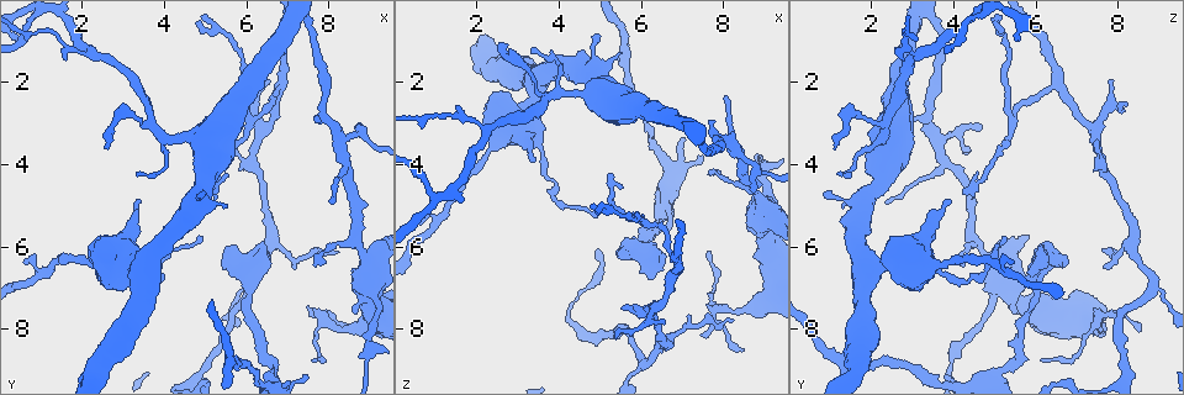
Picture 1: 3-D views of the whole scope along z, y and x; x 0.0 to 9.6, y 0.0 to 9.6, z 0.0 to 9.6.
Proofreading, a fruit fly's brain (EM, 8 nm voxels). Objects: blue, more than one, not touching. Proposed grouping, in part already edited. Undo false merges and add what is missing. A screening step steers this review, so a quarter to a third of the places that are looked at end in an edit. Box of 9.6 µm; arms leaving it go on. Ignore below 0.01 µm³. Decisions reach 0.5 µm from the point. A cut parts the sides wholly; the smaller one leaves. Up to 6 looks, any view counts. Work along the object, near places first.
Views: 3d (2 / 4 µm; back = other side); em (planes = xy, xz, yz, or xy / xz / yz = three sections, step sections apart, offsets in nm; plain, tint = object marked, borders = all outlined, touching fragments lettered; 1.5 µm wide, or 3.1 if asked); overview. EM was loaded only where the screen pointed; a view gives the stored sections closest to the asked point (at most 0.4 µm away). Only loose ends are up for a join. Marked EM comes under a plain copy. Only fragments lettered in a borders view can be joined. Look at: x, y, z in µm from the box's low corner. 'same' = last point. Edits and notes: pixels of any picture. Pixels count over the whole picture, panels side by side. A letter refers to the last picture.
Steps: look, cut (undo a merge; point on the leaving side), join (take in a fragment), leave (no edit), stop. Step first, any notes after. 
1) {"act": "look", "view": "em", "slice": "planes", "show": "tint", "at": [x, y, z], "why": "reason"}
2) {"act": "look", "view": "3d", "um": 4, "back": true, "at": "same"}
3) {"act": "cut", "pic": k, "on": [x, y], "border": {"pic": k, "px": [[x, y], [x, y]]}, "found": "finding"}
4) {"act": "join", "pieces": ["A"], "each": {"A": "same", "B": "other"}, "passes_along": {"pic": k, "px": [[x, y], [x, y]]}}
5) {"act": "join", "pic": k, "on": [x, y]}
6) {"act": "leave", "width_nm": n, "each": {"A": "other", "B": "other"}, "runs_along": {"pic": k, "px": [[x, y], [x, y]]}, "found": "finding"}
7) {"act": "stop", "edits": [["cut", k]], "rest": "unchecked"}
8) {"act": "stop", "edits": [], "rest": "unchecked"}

{"act": "look", "view": "em", "slice": "planes", "show": "borders", "at": [5.50, 5.00, 1.35], "why": "thick end"}

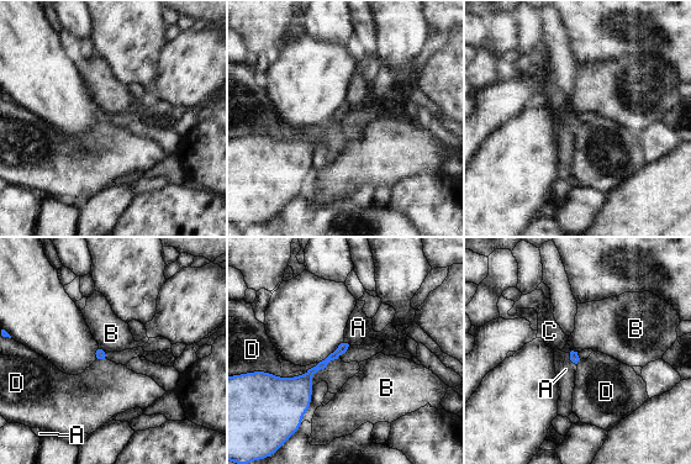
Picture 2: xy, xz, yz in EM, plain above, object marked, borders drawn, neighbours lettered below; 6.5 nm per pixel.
{"act": "leave", "each": {"A": "other", "B": "other", "C": "other", "D": "other"}, "runs_along": {"pic": 2, "px": [[344, 346], [301, 384], [299, 412]]}, "found": "no lettered fragment goes on from it"}

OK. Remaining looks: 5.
{"act": "look", "view": "3d", "um": 4, "at": [6.20, 6.40, 6.80], "why": "free end"}

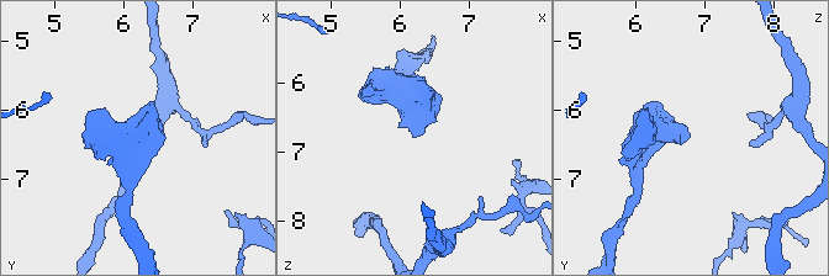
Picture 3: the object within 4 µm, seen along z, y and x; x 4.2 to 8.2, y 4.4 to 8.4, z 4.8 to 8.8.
{"act": "look", "view": "em", "slice": "xy", "step": 8, "show": "borders", "at": [6.20, 6.35, 6.80]}

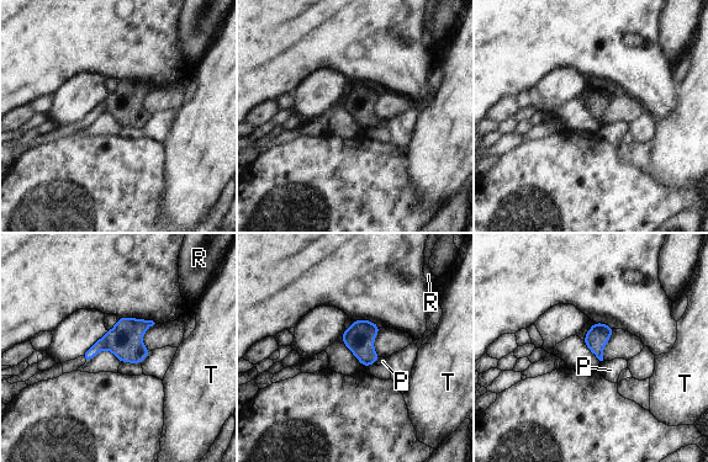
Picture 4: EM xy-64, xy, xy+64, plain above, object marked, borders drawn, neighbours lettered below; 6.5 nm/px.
{"act": "look", "view": "em", "slice": "planes", "show": "borders", "at": "same", "why": "cut it another way"}

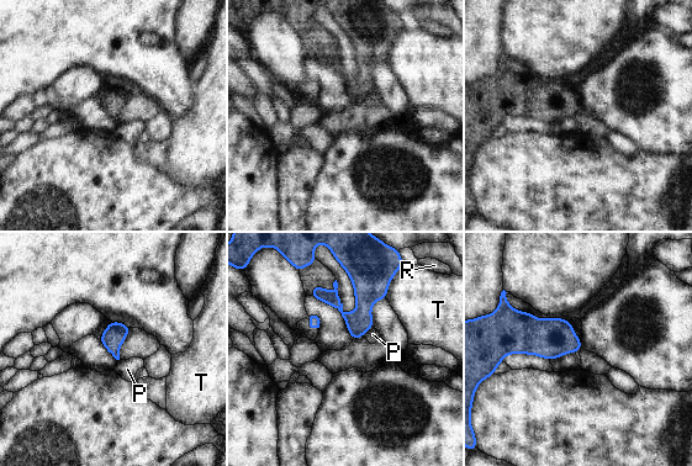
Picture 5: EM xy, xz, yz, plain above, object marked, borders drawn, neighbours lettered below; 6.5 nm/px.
{"act": "leave", "each": {"P": "other", "R": "other", "T": "other"}, "border": {"pic": 5, "px": [[373, 327], [362, 335]]}, "found": "none of them fits"}

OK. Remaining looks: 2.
{"act": "look", "view": "3d", "um": 4, "at": [5.30, 2.60, 8.15], "why": "an open end"}

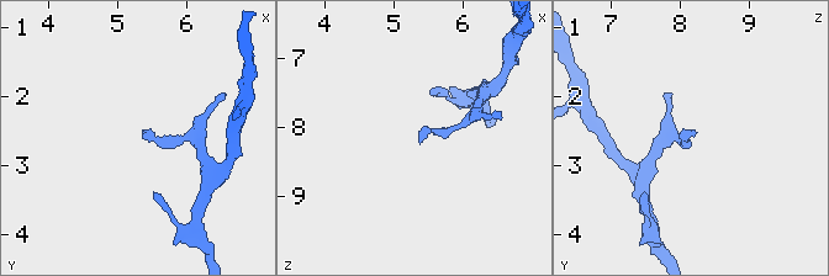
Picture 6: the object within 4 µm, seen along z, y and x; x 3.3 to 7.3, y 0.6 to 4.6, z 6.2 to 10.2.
{"act": "look", "view": "em", "slice": "planes", "show": "borders", "at": [5.30, 2.55, 8.15], "why": "shape alone is not enough"}

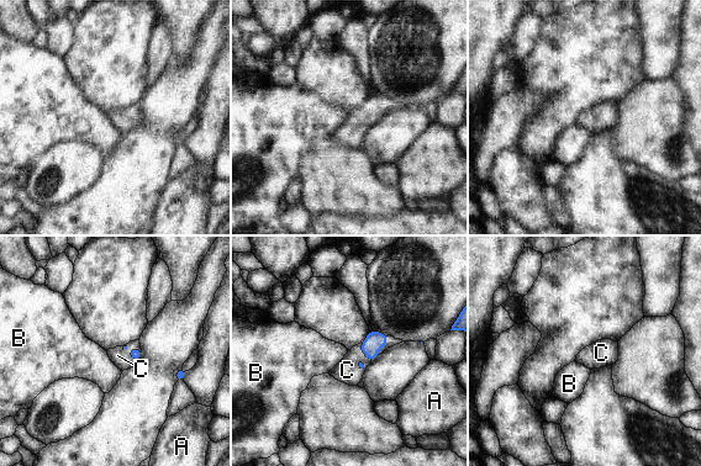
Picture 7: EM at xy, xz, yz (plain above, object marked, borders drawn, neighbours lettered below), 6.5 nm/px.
{"act": "join", "pieces": ["C"], "each": {"A": "other", "B": "other", "C": "same"}, "passes_along": {"pic": 7, "px": [[135, 353], [130, 358], [117, 355]]}, "found": "it goes on there"}

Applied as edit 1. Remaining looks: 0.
{"act": "stop", "edits": [["join", 7]], "rest": "unchecked"}

